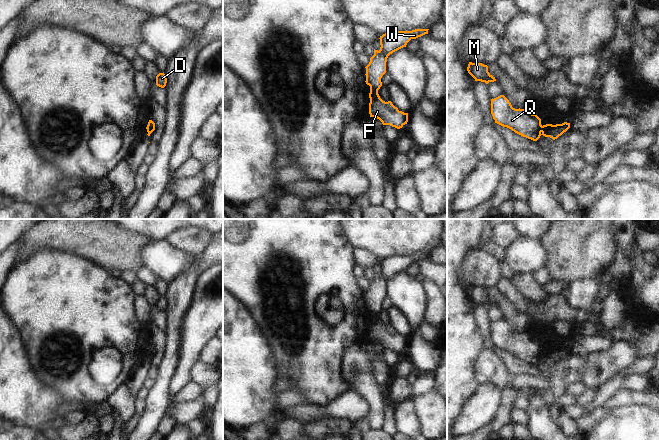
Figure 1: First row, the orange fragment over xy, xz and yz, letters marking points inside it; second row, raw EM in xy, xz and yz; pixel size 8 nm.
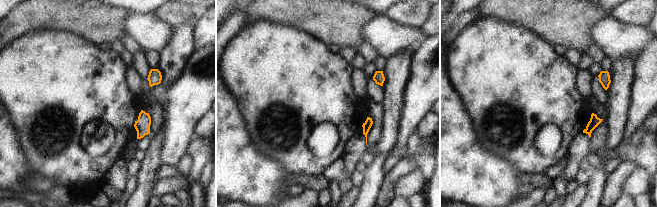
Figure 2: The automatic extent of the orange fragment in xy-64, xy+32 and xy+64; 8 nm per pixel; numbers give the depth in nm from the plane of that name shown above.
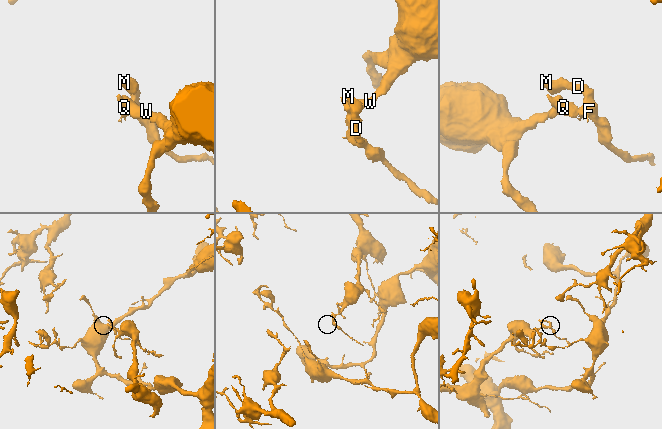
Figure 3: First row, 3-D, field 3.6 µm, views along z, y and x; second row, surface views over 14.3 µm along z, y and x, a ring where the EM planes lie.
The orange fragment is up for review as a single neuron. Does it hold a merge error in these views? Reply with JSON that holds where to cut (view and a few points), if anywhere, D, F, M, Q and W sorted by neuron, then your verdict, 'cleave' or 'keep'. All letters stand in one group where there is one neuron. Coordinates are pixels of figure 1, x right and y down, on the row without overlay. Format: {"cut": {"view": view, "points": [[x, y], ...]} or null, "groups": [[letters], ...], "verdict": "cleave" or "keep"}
{"cut": {"view": "xz", "points": [[370, 312], [374, 312], [377, 315]]}, "groups": [["D", "F", "M"], ["Q", "W"]], "verdict": "cleave"}

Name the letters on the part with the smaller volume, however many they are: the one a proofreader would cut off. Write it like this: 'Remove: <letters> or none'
Remove: D, F, M

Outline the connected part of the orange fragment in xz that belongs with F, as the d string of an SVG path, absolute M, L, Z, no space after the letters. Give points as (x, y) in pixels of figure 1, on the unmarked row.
M370 313L369 322L370 341L379 343L383 349L390 349L397 353L400 353L407 348L408 337L399 335L391 325L383 325L377 314Z

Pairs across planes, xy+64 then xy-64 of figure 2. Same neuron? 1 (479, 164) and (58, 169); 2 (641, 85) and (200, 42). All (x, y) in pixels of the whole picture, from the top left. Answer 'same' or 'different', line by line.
1: different
2: different

